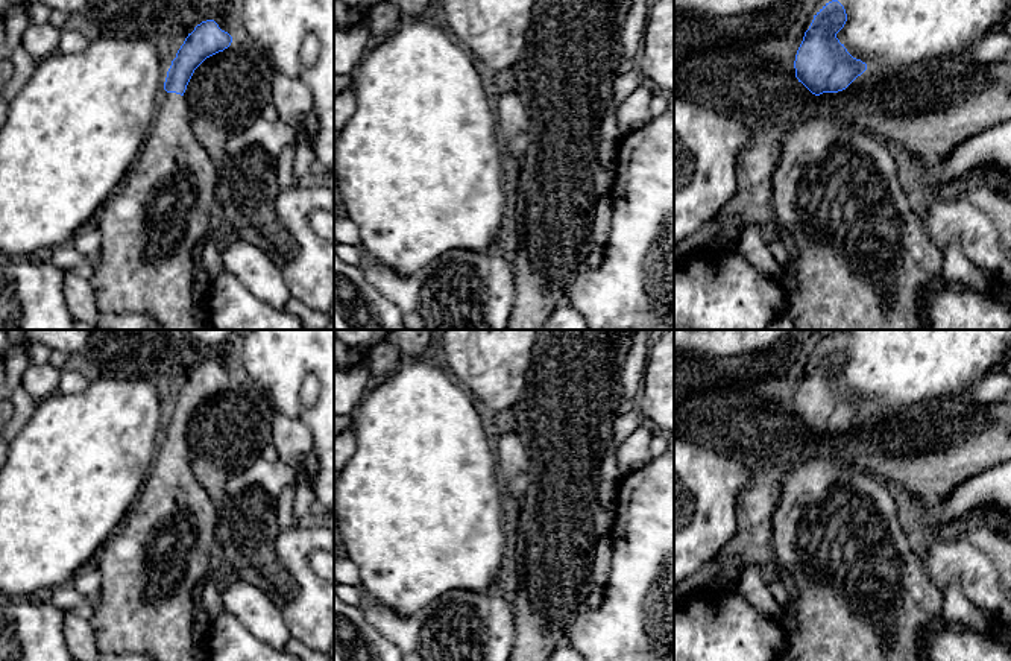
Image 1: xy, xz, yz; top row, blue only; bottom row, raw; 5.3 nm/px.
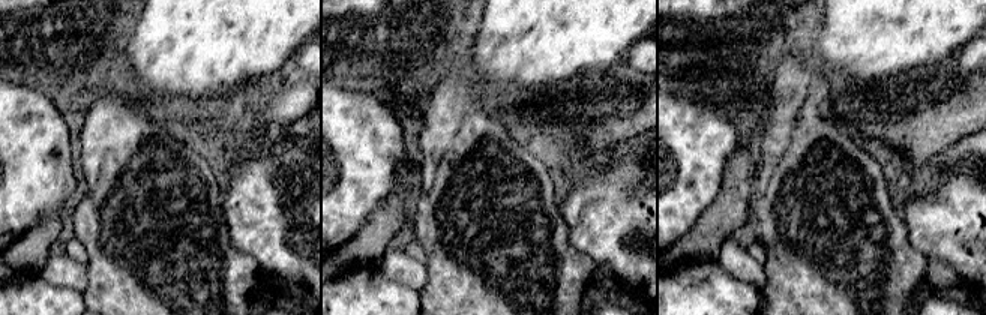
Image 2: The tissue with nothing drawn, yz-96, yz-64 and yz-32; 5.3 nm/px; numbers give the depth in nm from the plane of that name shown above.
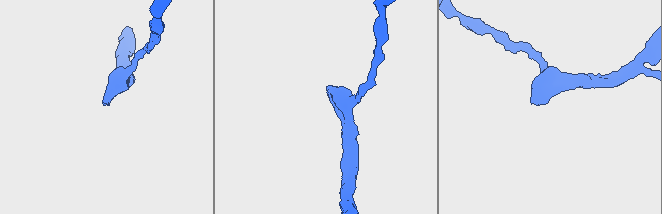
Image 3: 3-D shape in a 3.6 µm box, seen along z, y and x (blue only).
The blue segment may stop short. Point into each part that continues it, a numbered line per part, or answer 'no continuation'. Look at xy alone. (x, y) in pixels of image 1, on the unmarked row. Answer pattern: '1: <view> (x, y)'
1: xy (151, 564)

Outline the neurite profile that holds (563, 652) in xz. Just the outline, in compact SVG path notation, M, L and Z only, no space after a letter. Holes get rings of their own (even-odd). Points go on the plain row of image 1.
M563 643L554 649L546 661L584 661L584 658L580 652Z

